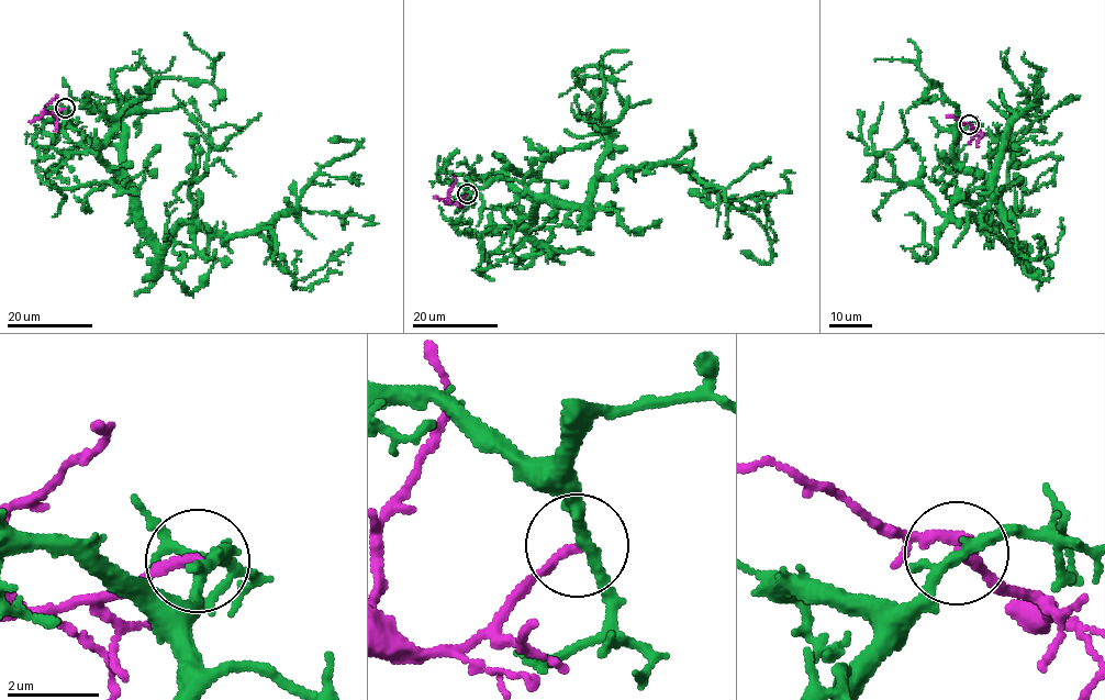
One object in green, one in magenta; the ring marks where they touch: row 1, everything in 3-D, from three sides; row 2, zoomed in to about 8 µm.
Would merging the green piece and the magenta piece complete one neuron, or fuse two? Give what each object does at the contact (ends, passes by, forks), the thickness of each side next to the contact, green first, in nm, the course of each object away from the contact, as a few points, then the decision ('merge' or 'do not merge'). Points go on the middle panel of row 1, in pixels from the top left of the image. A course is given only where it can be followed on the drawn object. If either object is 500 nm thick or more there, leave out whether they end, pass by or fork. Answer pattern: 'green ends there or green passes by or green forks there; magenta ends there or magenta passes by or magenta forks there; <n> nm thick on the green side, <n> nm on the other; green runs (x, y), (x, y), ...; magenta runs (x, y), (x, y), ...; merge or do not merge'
green passes by; magenta ends there; 240 nm thick on the green side, 200 nm on the other; green runs (467, 193), (502, 175), (584, 206), (629, 166), (677, 164), (754, 217), (772, 258), (741, 251); magenta runs (467, 193), (457, 202), (448, 201), (455, 181), (453, 175); do not merge

